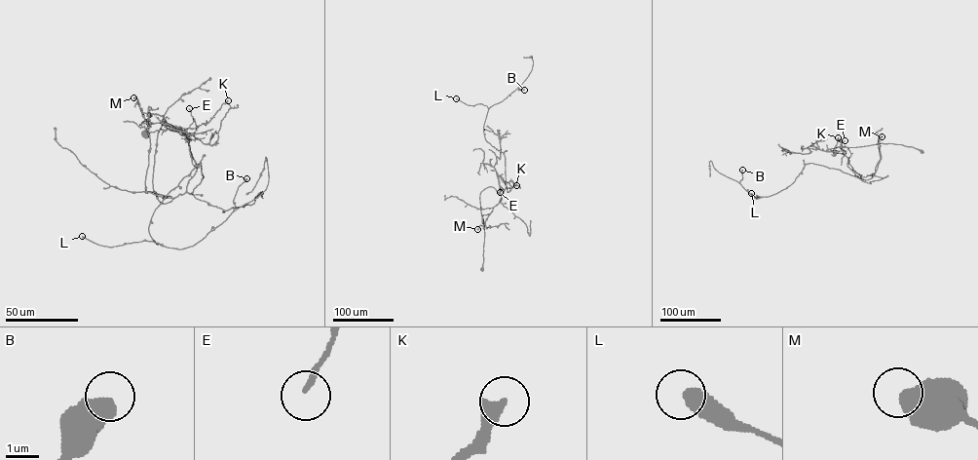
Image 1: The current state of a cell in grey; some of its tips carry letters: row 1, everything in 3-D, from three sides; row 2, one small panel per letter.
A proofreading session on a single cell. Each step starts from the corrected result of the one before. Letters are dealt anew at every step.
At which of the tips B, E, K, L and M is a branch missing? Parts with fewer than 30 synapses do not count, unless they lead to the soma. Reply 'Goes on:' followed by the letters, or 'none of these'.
Goes on: none of these

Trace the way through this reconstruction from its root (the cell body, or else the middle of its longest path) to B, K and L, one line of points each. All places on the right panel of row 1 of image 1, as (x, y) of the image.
B: (921, 151), (890, 143), (839, 146), (854, 175), (807, 164), (785, 188), (756, 199), (739, 182), (742, 170)
K: (921, 151), (901, 144), (881, 143), (839, 146), (846, 153), (834, 153), (828, 149), (841, 146), (838, 137)
L: (921, 151), (890, 143), (839, 146), (854, 175), (809, 163), (793, 183), (777, 193), (758, 198), (751, 193)

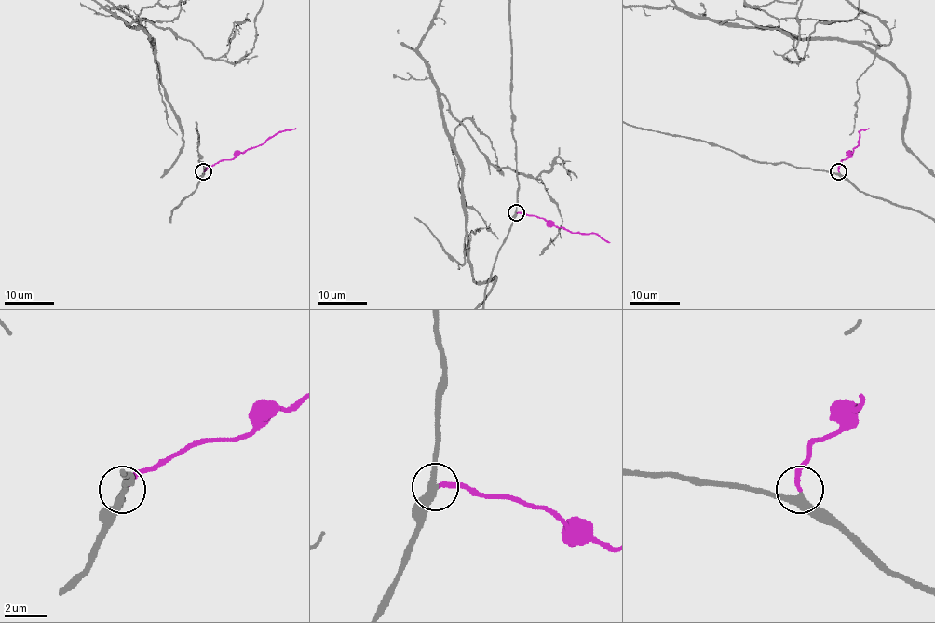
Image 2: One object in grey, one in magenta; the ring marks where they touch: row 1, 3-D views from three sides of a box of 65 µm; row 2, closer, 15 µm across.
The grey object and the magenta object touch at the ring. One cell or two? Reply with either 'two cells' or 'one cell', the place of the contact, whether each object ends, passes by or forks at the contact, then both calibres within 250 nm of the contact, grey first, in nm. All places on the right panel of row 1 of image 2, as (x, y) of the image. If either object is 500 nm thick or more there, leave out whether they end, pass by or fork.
one cell; at (838, 171); grey passes by; magenta ends there; 300 nm thick on the grey side, 200 nm on the other

